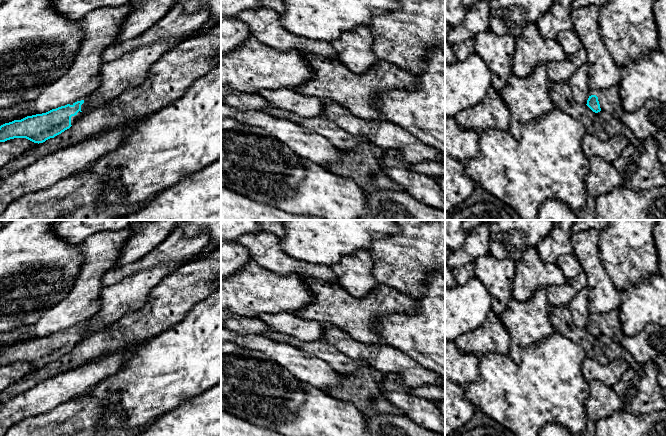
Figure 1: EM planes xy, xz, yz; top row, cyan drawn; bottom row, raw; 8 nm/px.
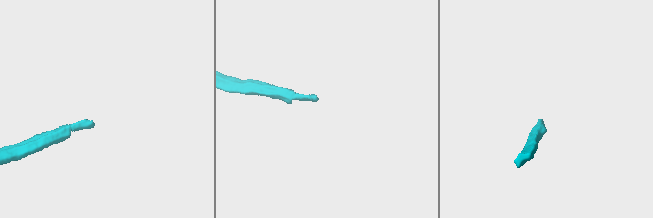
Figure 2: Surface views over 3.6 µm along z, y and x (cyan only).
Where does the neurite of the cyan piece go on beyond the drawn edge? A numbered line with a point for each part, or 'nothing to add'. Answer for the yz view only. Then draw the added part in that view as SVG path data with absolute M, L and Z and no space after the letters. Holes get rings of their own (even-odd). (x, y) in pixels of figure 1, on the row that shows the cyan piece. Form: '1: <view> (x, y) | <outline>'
1: yz (609, 99) | M618 85L609 89L591 89L589 96L591 95L596 95L598 97L601 110L611 113L613 117L617 119L622 118L625 111L621 104Z

